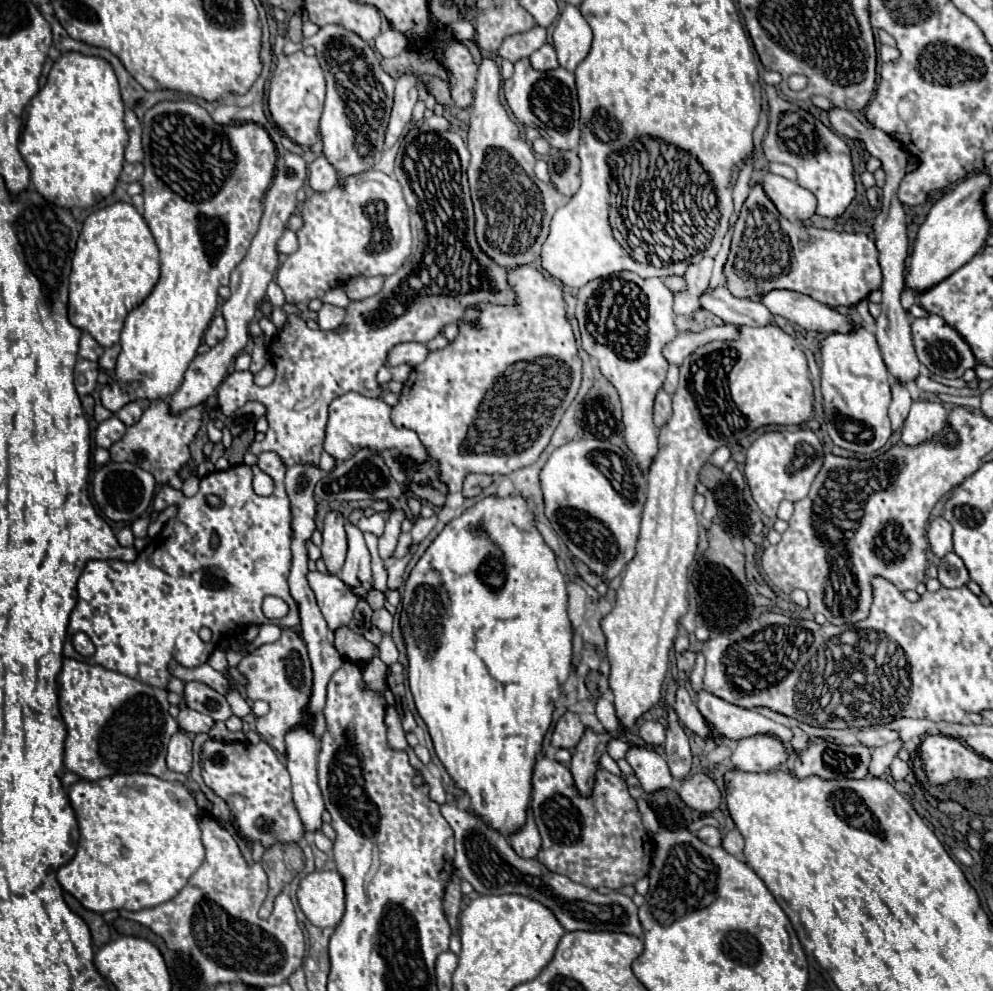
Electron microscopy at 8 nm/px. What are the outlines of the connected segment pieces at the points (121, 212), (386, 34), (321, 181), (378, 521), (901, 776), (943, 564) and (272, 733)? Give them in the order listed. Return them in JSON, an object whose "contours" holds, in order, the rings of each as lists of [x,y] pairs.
{"contours":[[[[114,203],[88,215],[84,221],[70,273],[70,323],[88,331],[102,347],[120,341],[126,313],[146,299],[160,277],[158,247],[142,219],[130,203]]],[[[384,23],[384,29],[382,33],[376,37],[376,51],[382,55],[382,57],[396,57],[398,53],[402,53],[408,45],[408,37],[406,33],[390,27],[388,23]]],[[[316,157],[308,167],[308,183],[314,191],[330,191],[338,183],[338,171],[326,157]]],[[[374,513],[374,515],[370,515],[370,517],[364,515],[364,517],[358,521],[358,529],[360,529],[360,531],[370,531],[370,533],[374,533],[376,537],[380,537],[382,531],[384,531],[384,515],[380,515],[380,513]]],[[[898,757],[892,761],[890,765],[890,775],[894,777],[894,781],[904,781],[906,775],[910,773],[910,765],[906,761],[900,761]]],[[[954,551],[946,553],[938,561],[938,581],[944,587],[962,587],[962,585],[966,585],[970,581],[968,569],[964,567],[962,559]]],[[[284,629],[280,641],[262,645],[254,653],[250,653],[250,657],[244,657],[238,665],[238,669],[248,679],[246,697],[252,701],[262,699],[270,705],[270,711],[264,717],[256,719],[256,729],[258,729],[260,737],[268,745],[272,745],[272,749],[276,749],[280,755],[284,755],[286,753],[286,743],[284,743],[286,733],[296,727],[302,727],[302,725],[310,727],[310,731],[316,735],[316,739],[322,739],[322,735],[326,731],[324,715],[312,717],[308,713],[308,705],[310,705],[310,697],[312,697],[310,657],[308,657],[304,641],[292,629]]]]}

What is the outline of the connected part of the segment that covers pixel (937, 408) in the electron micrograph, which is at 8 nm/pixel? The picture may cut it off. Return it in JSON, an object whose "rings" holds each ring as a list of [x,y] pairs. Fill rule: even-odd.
{"rings":[[[916,401],[912,403],[910,415],[904,421],[902,437],[904,445],[920,445],[926,441],[932,441],[940,433],[944,433],[948,427],[948,411],[942,407],[942,403],[934,401]]]}

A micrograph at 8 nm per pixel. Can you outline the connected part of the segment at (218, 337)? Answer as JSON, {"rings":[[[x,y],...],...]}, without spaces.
{"rings":[[[216,315],[216,317],[212,319],[208,331],[206,331],[204,341],[206,341],[208,347],[212,347],[212,345],[218,345],[224,337],[226,337],[226,323],[224,323],[224,317],[222,317],[222,315]]]}

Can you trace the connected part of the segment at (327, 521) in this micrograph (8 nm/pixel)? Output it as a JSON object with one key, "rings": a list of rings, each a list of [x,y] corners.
{"rings":[[[328,511],[324,517],[324,527],[322,527],[322,557],[330,573],[336,573],[342,569],[344,559],[346,559],[346,517],[338,511]]]}

